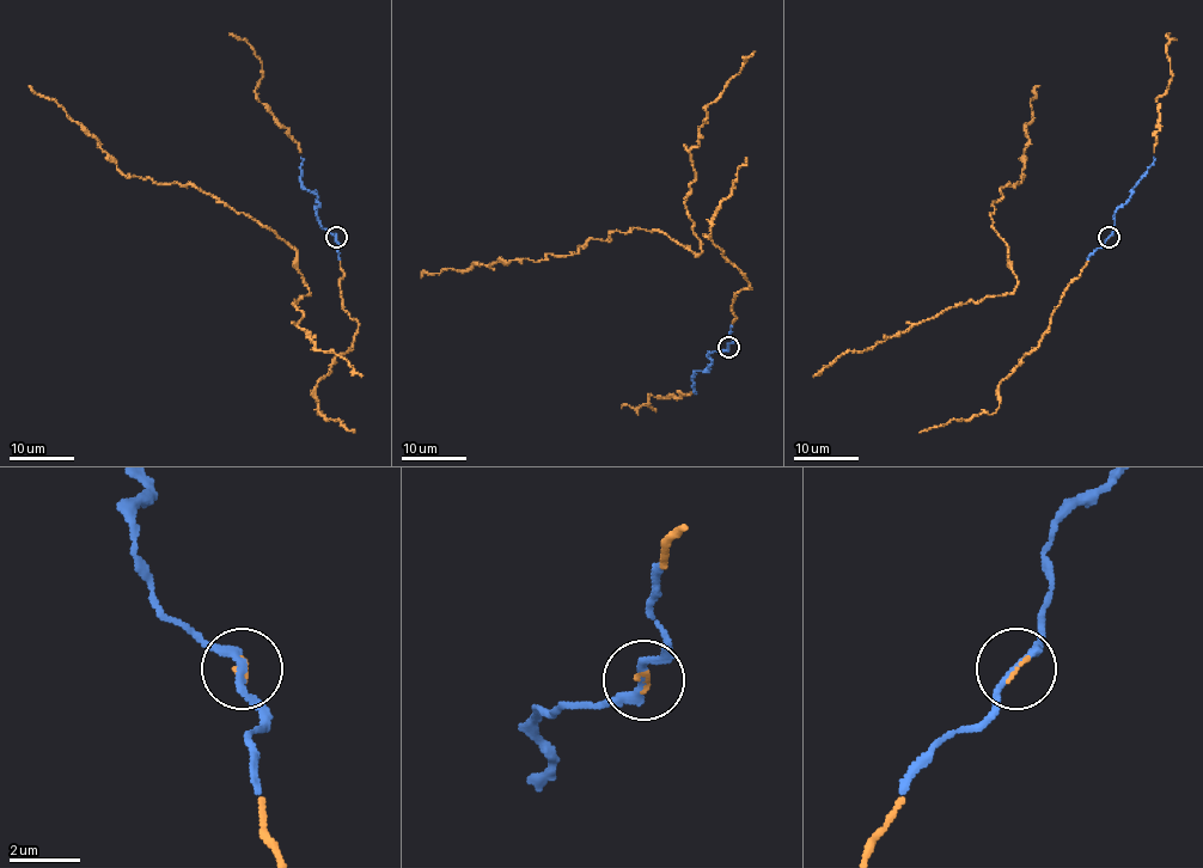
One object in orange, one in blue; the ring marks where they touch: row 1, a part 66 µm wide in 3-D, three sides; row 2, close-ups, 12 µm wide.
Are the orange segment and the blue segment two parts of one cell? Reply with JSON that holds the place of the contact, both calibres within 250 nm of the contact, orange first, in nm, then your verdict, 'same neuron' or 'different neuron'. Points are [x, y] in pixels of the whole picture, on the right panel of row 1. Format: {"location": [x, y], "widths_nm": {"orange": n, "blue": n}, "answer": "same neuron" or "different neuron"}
{"location": [1109, 237], "widths_nm": {"orange": 100, "blue": 220}, "answer": "same neuron"}

